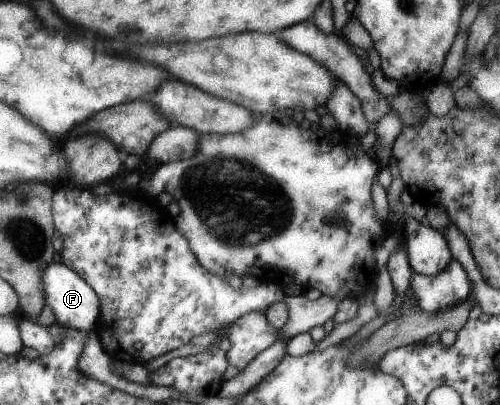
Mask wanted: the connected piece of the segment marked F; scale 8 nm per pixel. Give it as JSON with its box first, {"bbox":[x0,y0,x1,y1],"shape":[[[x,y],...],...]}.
{"bbox":[43,262,101,332],"shape":[[[52,262],[43,272],[43,290],[48,305],[54,312],[56,322],[66,328],[74,328],[87,332],[100,331],[101,303],[99,296],[91,284],[78,275],[71,267],[63,262]]]}

